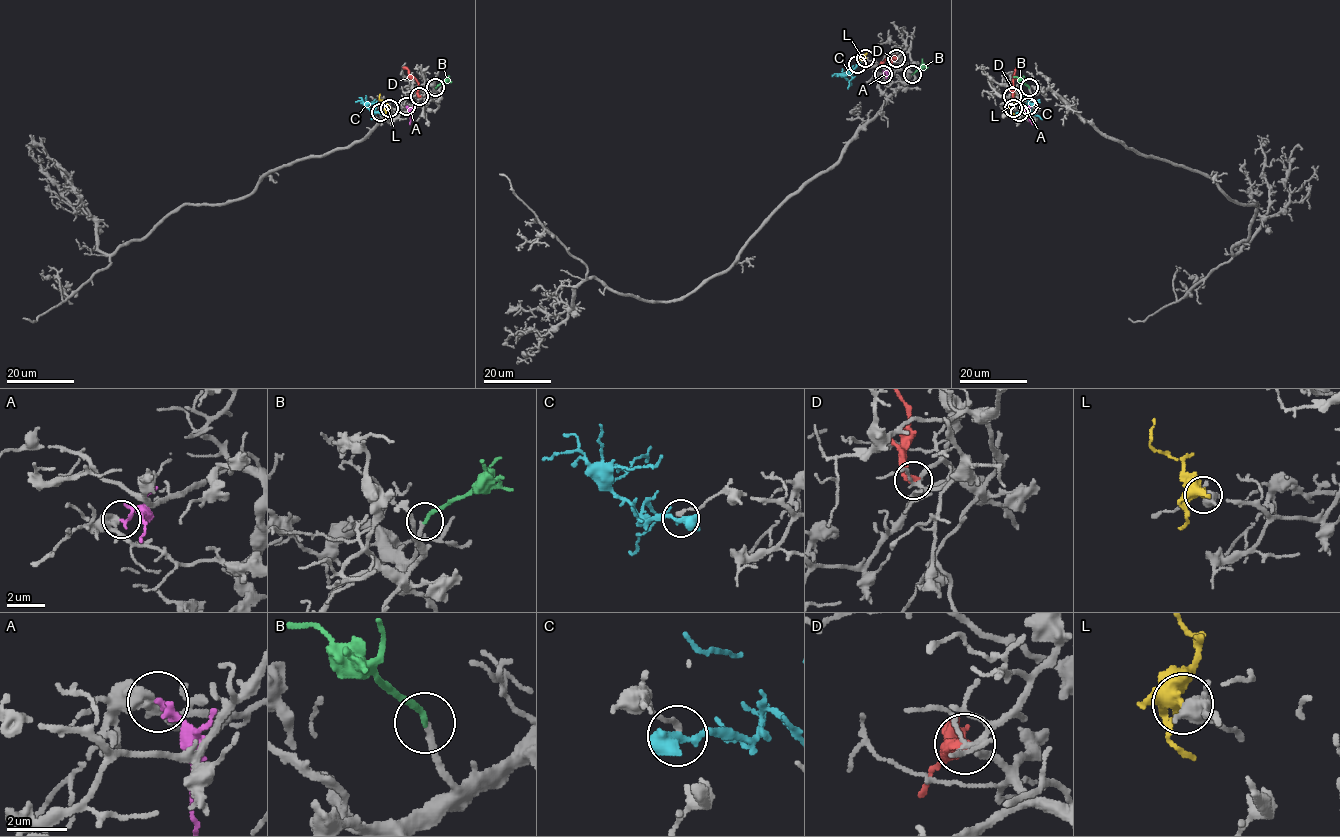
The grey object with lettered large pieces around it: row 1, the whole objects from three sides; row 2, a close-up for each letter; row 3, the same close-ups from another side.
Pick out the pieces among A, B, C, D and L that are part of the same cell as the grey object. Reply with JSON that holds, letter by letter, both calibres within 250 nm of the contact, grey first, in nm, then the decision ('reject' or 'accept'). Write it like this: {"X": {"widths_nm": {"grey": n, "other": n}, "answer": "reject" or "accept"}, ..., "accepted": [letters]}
{"A": {"widths_nm": {"grey": 320, "other": 160}, "answer": "reject"}, "B": {"widths_nm": {"grey": 240, "other": 190}, "answer": "accept"}, "C": {"widths_nm": {"grey": 190, "other": 600}, "answer": "reject"}, "D": {"widths_nm": {"grey": 170, "other": 320}, "answer": "reject"}, "L": {"widths_nm": {"grey": 360, "other": 300}, "answer": "reject"}, "accepted": ["B"]}

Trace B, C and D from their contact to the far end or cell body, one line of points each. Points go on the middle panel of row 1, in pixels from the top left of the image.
B: (912, 74), (920, 68), (922, 59)
C: (857, 65), (850, 73), (835, 73), (831, 76)
D: (896, 58), (887, 59), (881, 67)

